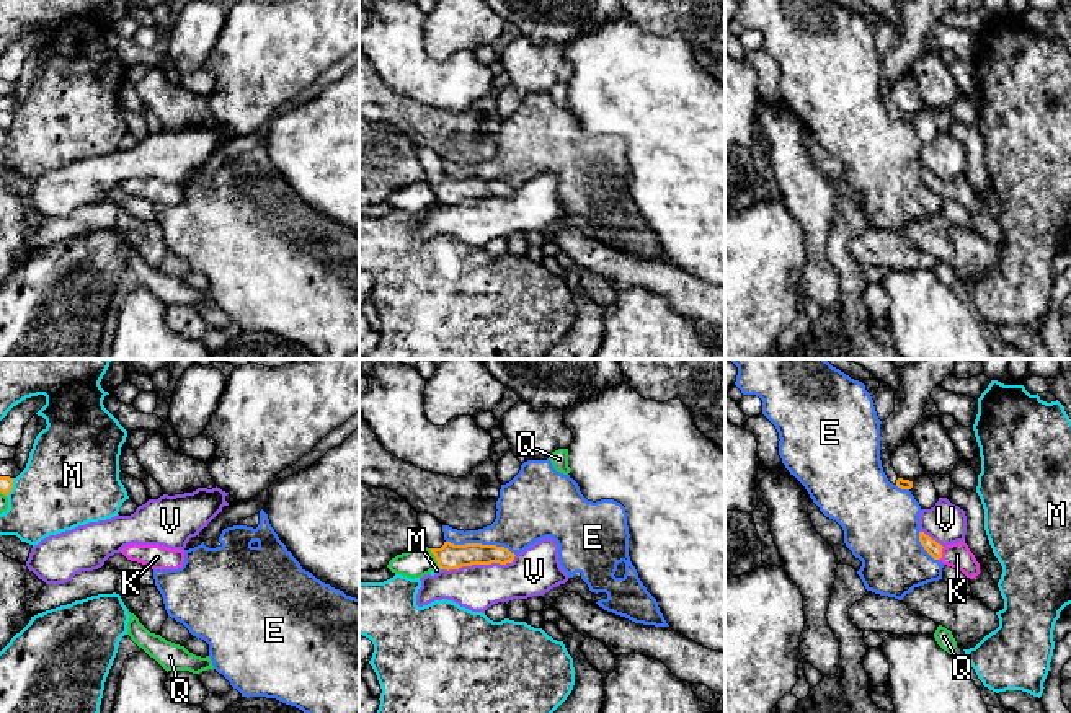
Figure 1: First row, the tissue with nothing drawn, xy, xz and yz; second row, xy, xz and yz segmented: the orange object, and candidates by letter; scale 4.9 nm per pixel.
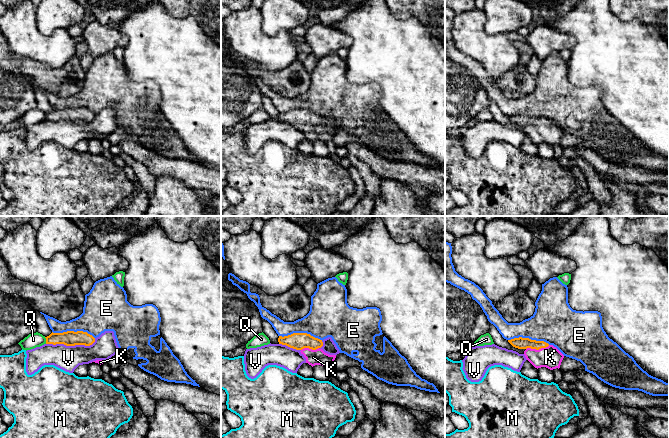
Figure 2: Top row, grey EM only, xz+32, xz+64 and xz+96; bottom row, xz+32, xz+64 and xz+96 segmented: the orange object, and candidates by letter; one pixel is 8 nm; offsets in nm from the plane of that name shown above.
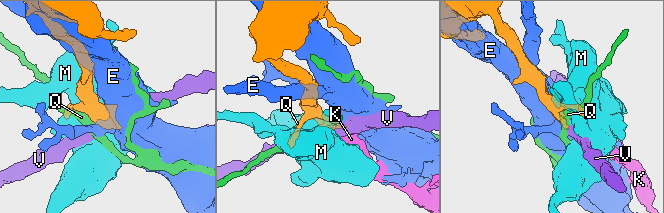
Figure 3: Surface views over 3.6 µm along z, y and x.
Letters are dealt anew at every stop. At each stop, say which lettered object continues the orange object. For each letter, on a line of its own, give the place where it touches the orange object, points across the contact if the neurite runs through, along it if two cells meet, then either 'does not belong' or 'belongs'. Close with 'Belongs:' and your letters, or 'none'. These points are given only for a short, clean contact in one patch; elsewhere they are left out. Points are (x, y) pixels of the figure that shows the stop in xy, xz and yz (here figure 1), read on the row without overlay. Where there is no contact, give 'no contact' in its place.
E: contact xz (480, 178); does not belong
K: contact yz (941, 188); way yz (934, 183), (941, 188), (957, 190); belongs
M: contact xy (12, 121); does not belong
Q: contact xz (435, 191); does not belong
V: contact xz (479, 198); border xz (516, 190), (505, 198), (472, 198), (441, 204); does not belong
Belongs: K

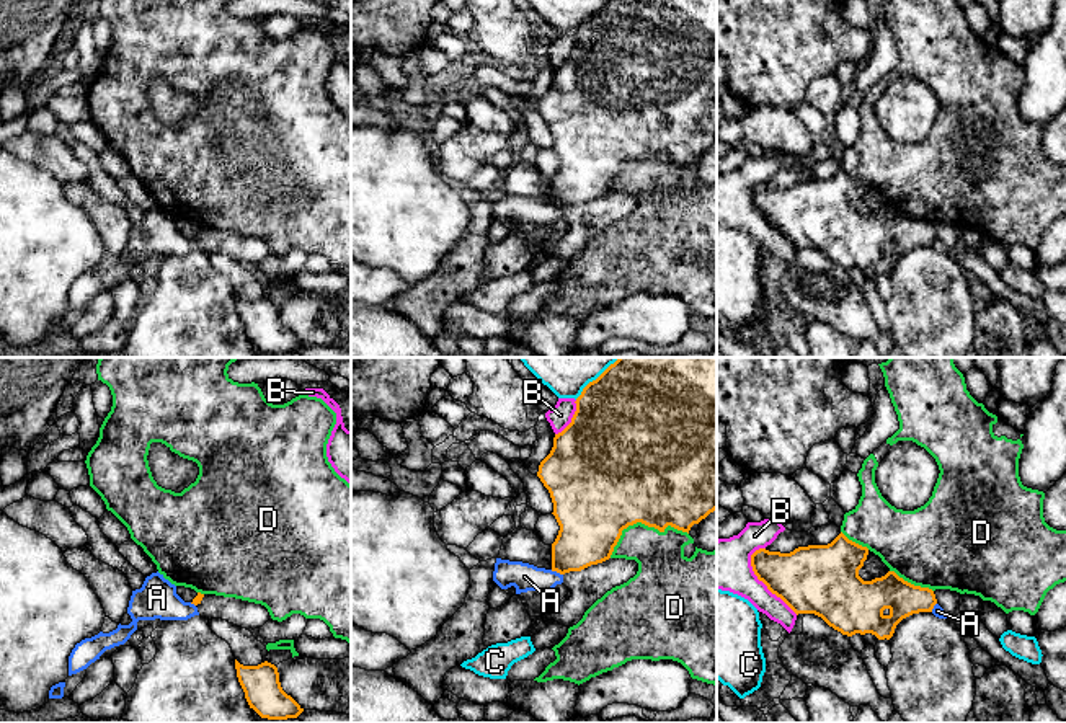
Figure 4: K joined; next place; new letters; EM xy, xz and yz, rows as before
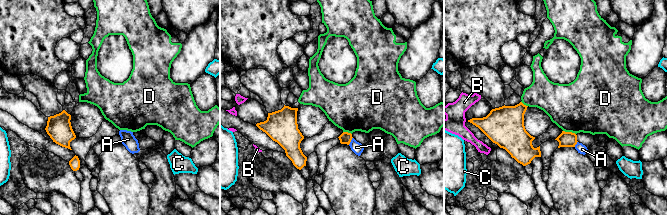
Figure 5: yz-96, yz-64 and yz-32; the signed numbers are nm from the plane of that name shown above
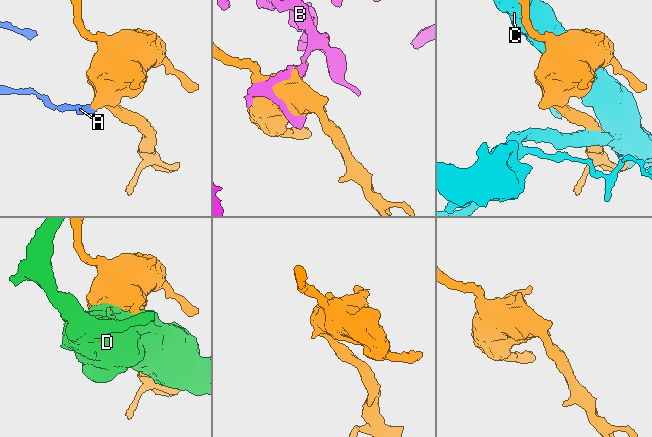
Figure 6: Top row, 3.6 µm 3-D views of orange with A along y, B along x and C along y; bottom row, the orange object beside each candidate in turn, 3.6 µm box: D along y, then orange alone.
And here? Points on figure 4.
A: contact xz (557, 206); border xz (550, 204), (562, 209); does not belong
B: contact yz (763, 216); does not belong
C: contact xz (593, 15); does not belong
D: contact xz (642, 157); does not belong
Belongs: none

